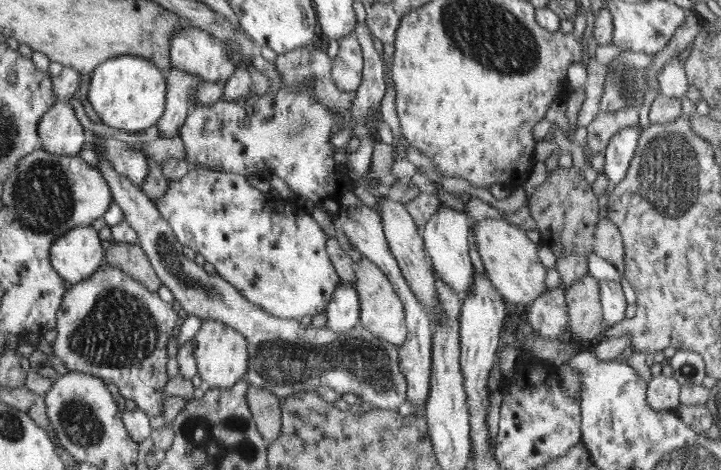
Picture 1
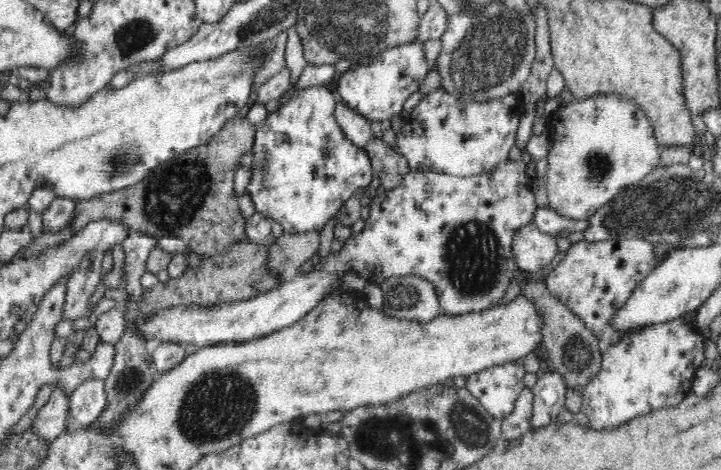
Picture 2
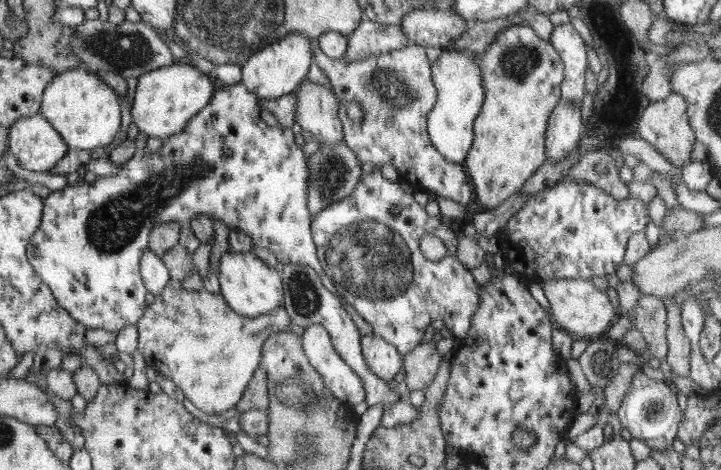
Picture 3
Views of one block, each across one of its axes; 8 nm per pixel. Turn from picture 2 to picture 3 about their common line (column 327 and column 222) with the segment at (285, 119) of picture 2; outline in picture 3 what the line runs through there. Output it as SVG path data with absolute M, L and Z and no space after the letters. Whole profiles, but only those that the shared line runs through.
M241 82L225 85L212 93L212 100L208 101L208 105L200 110L195 117L191 118L191 121L184 127L182 132L167 138L156 153L150 152L148 149L136 150L134 155L121 166L117 174L107 178L98 177L93 184L83 182L76 186L68 185L63 190L52 192L44 200L42 225L36 230L34 237L31 238L30 244L27 246L27 258L31 261L36 274L43 279L44 283L47 283L51 288L52 294L58 300L59 306L63 307L76 323L88 329L104 329L113 333L117 333L129 325L137 325L146 312L144 296L147 293L146 284L143 282L142 274L140 274L140 260L142 260L145 251L150 248L150 237L154 226L172 223L173 221L177 221L180 224L190 224L199 215L206 216L212 222L219 220L229 227L230 232L232 230L240 230L240 232L248 234L254 245L260 248L267 248L283 264L294 263L311 266L323 279L323 285L326 289L338 297L339 291L331 278L327 276L322 264L319 263L318 248L315 247L314 236L311 234L312 221L310 211L307 208L307 180L310 180L308 157L306 157L302 148L296 150L292 127L282 127L280 124L272 127L262 122L258 96L249 91Z

